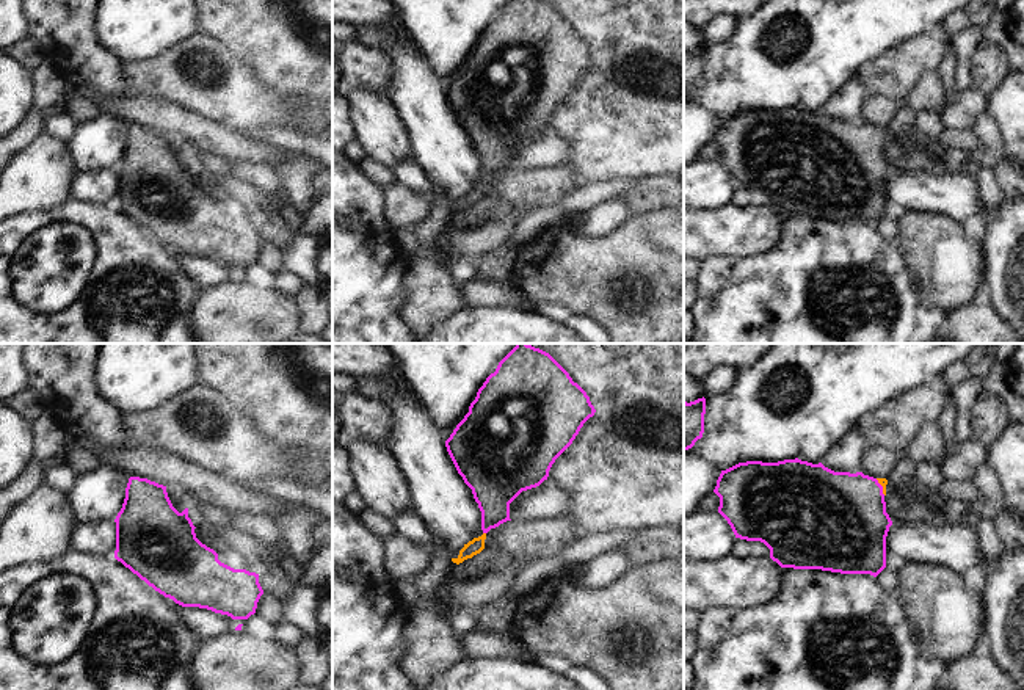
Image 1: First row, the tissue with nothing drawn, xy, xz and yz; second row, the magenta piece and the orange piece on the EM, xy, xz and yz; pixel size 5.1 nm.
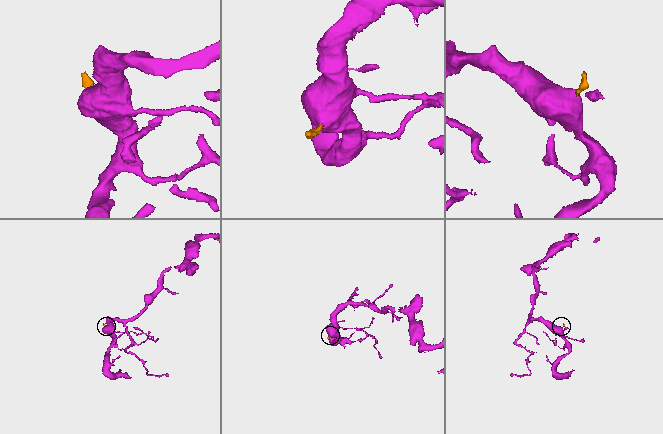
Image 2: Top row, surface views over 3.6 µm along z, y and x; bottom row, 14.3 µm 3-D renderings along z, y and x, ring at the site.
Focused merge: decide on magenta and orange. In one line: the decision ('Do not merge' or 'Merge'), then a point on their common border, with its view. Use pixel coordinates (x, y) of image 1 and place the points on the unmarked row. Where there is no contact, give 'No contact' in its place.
Merge. Touches magenta at yz (882, 135)

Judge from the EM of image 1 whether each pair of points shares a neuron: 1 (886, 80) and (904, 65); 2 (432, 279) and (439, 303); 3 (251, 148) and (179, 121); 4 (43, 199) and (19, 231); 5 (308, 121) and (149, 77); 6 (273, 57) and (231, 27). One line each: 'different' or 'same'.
1: same
2: same
3: same
4: different
5: different
6: same

